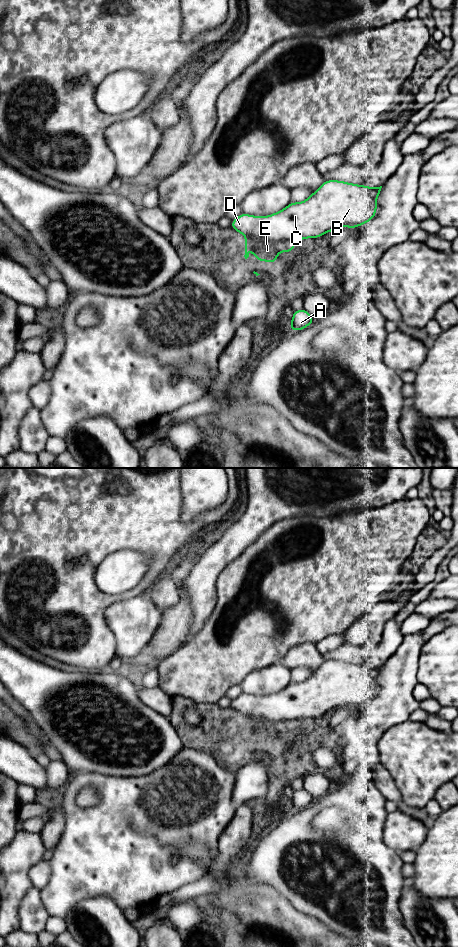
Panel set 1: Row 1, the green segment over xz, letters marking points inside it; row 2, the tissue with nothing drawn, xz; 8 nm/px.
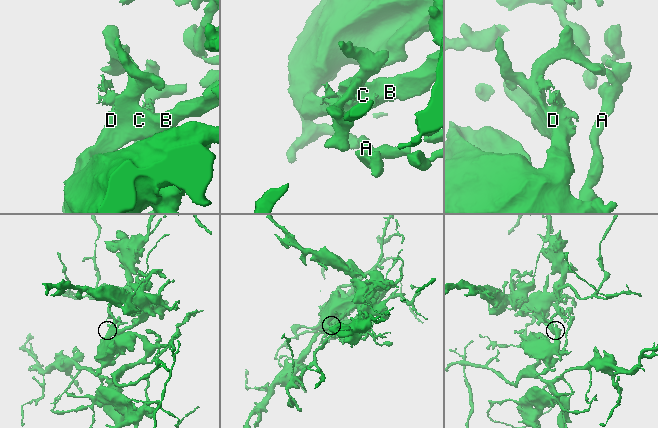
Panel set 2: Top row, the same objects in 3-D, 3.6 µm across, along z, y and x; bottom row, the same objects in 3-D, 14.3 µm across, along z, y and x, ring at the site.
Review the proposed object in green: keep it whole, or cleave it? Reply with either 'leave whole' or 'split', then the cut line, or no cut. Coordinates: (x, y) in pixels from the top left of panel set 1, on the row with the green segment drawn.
split | xz (246, 236), (264, 240), (290, 240), (293, 244)

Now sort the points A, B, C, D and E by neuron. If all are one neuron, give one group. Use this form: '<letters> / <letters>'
A B C D / E

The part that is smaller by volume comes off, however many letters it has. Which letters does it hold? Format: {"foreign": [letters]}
{"foreign": ["E"]}

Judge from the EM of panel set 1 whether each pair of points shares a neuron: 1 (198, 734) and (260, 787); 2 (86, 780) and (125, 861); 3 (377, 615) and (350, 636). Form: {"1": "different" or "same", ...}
{"1": "different", "2": "same", "3": "same"}

